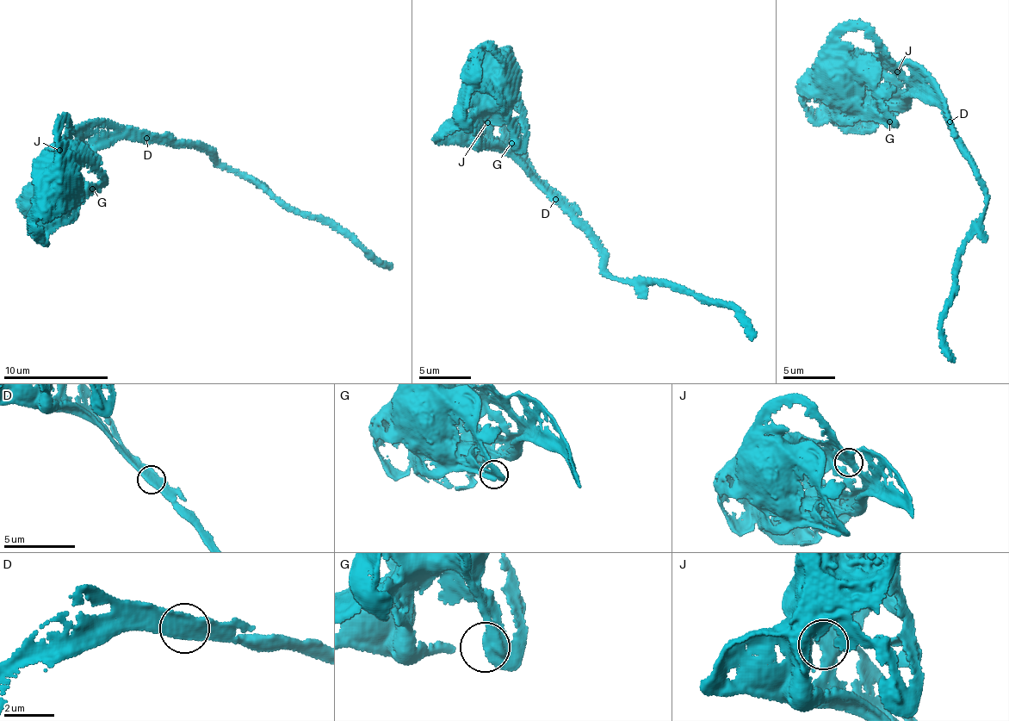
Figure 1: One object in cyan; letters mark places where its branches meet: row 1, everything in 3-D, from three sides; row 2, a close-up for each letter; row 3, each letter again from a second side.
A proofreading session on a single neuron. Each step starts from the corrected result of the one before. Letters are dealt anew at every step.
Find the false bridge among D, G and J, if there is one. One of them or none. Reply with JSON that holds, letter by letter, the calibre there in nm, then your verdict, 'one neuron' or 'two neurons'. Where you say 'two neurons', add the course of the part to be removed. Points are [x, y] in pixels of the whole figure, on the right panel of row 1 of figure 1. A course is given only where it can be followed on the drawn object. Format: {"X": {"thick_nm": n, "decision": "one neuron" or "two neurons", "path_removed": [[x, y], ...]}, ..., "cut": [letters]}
{"D": {"thick_nm": 480, "decision": "one neuron"}, "G": {"thick_nm": 480, "decision": "one neuron"}, "J": {"thick_nm": 480, "decision": "one neuron"}, "cut": []}

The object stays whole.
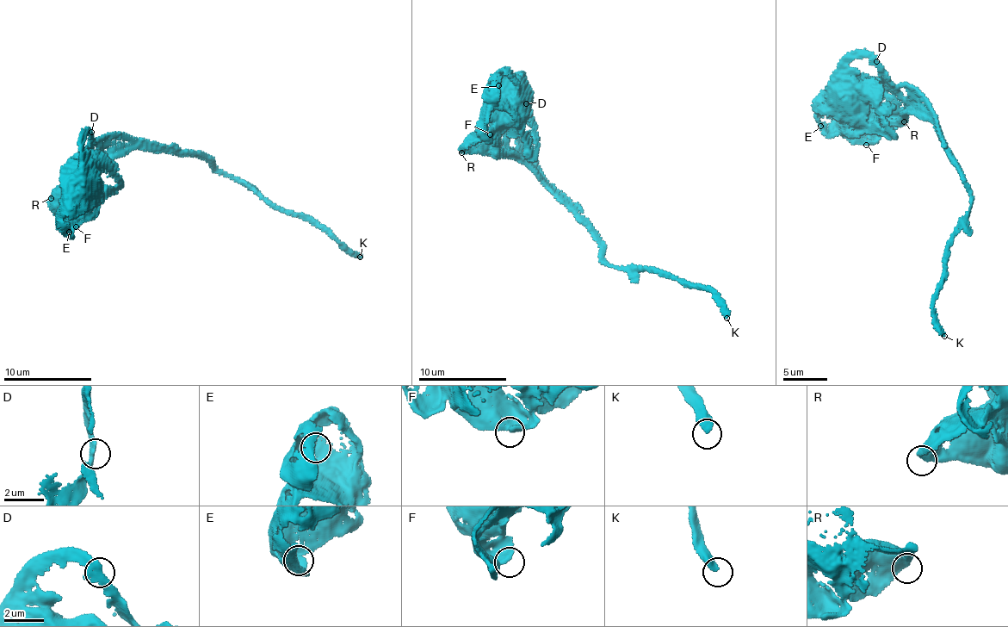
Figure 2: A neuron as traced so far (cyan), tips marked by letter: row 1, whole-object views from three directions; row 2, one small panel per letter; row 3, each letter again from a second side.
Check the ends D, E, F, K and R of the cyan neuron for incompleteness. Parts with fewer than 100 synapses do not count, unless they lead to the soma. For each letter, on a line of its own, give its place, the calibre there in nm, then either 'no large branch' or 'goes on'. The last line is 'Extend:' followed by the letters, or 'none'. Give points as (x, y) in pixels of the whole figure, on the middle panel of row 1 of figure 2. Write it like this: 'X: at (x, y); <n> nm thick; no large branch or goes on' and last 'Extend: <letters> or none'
D: at (526, 103); 320 nm thick; no large branch
E: at (498, 85); 300 nm thick; no large branch
F: at (490, 134); 480 nm thick; no large branch
K: at (726, 318); 420 nm thick; goes on
R: at (461, 152); 500 nm thick; no large branch
Extend: K

